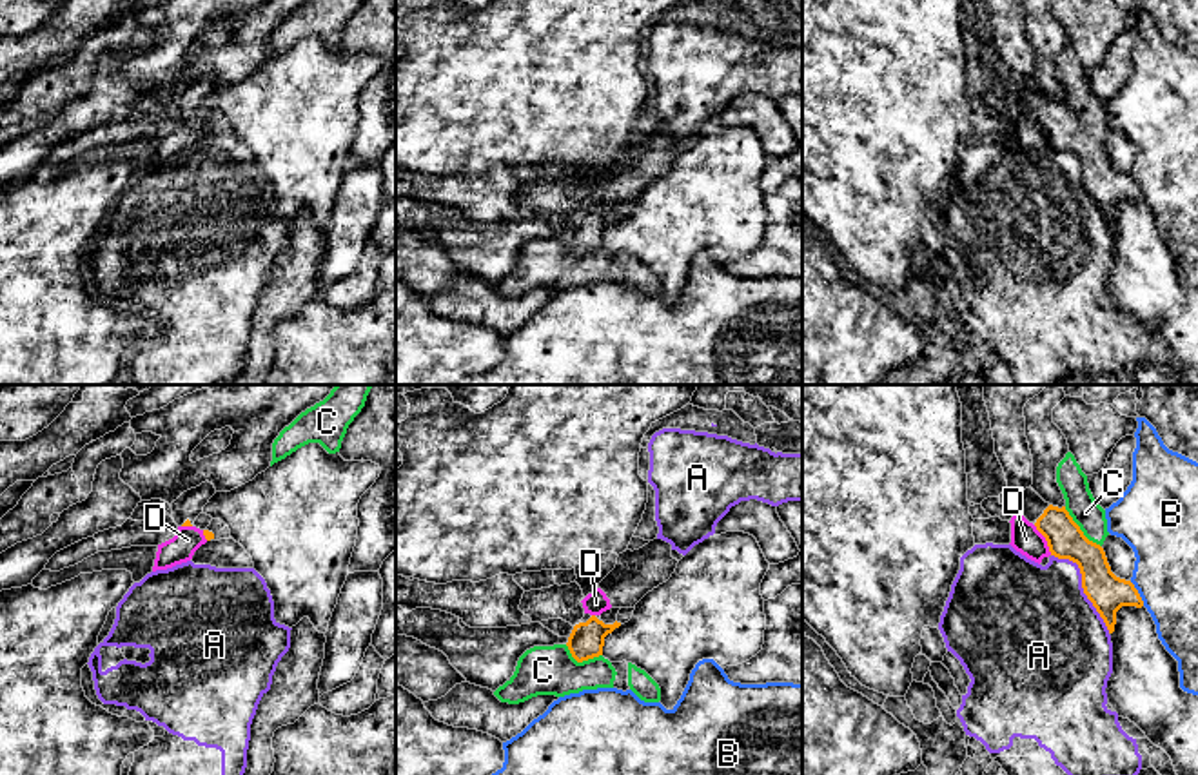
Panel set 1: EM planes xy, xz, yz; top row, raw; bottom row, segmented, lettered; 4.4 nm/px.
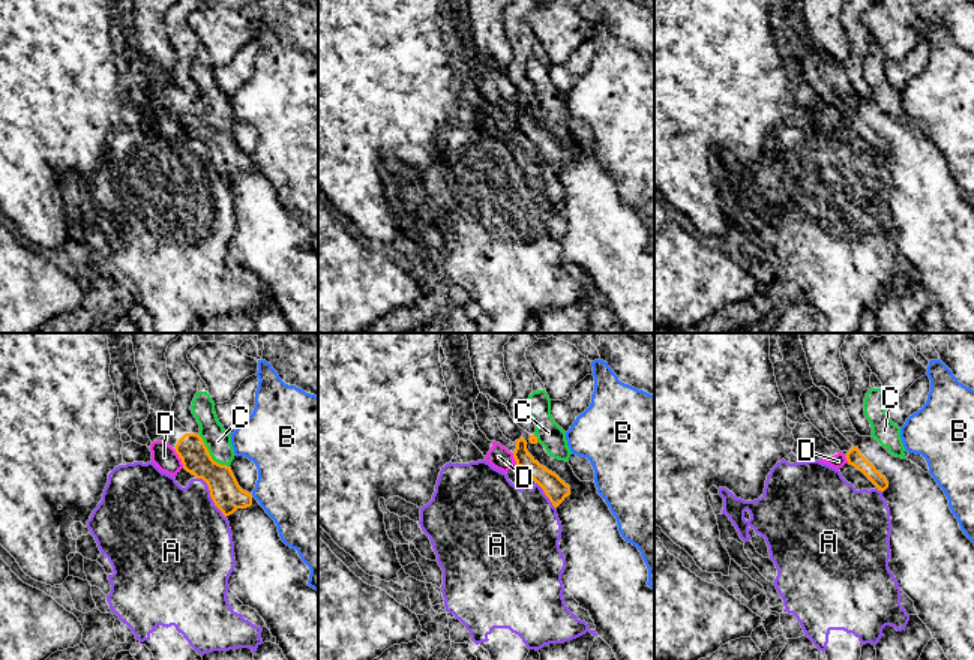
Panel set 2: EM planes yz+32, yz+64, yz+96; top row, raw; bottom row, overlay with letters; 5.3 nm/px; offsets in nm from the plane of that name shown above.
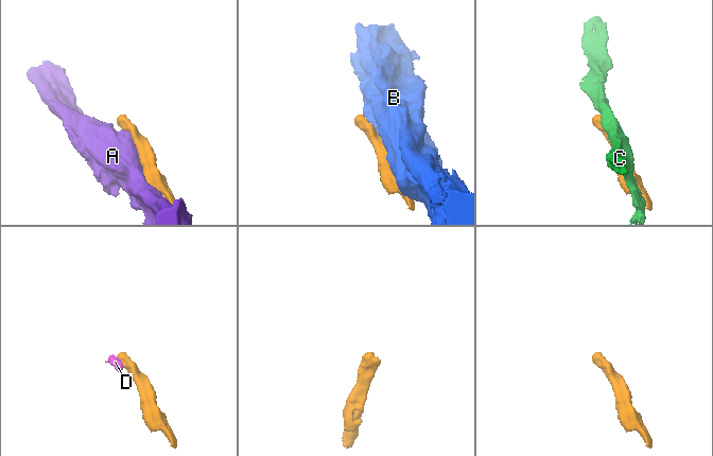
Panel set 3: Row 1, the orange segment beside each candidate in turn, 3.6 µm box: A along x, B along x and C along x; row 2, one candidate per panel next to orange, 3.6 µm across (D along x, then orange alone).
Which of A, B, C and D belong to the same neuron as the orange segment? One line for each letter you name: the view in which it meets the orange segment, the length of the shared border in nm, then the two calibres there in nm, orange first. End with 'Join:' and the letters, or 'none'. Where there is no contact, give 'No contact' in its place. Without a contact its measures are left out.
Join: none

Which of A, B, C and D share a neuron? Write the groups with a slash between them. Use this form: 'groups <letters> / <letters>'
groups A / B / C / D

